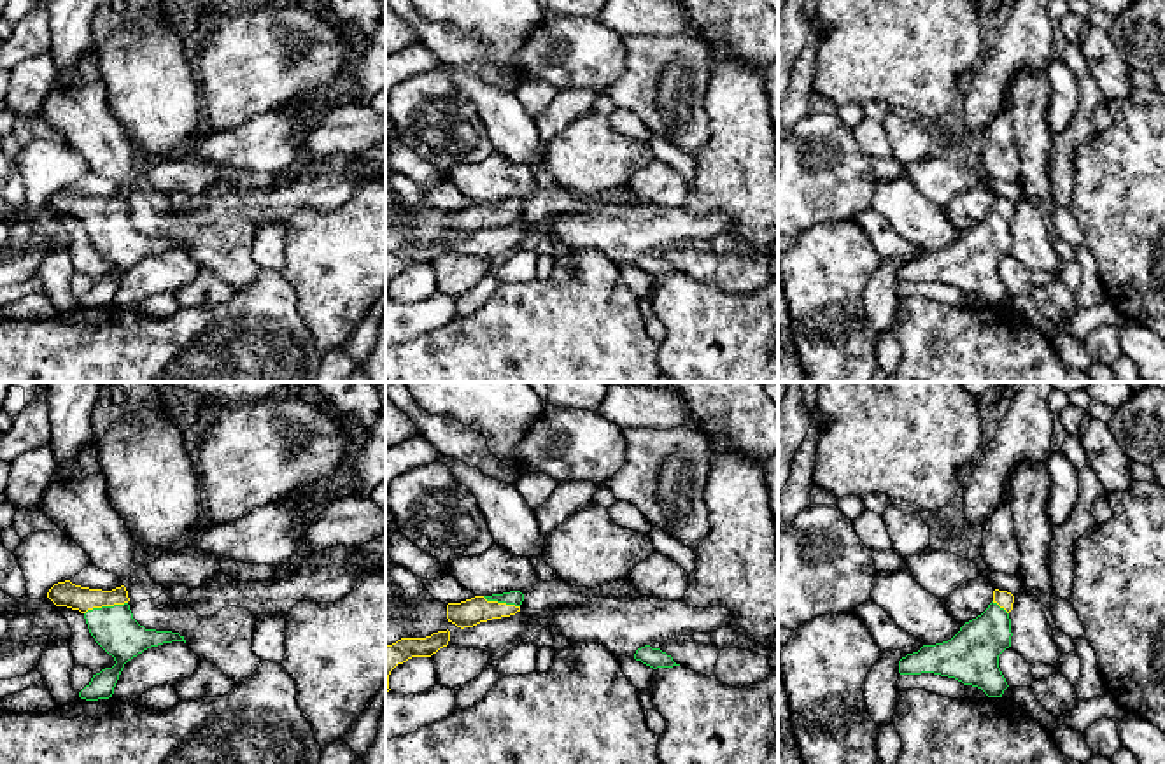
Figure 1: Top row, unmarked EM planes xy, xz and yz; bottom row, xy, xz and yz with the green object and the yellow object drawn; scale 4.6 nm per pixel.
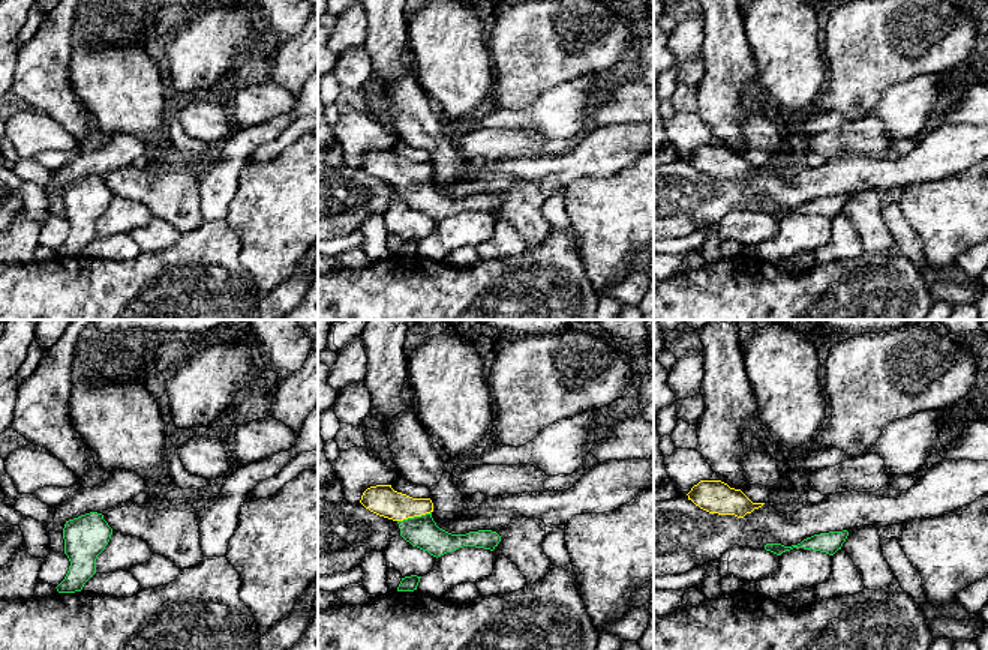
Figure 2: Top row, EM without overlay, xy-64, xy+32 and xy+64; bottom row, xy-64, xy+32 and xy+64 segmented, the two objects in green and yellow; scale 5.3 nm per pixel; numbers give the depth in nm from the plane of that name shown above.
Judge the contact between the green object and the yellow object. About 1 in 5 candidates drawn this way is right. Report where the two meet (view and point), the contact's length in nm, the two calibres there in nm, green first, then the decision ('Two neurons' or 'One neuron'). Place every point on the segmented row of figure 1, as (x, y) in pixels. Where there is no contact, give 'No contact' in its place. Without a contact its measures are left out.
Touches green at xy (105, 607). Shared border 200 nm. Thickness 200 nm (green) against 120 nm. One neuron

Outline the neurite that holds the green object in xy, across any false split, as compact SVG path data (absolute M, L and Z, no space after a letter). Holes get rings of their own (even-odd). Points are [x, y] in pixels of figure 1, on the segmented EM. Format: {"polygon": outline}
{"polygon": "M70 580L54 584L47 598L56 606L79 610L95 641L114 657L116 664L93 675L91 682L79 692L81 699L109 699L128 661L151 647L172 641L184 641L184 636L172 631L145 629L130 610L130 598L124 585L112 591L89 589Z"}

